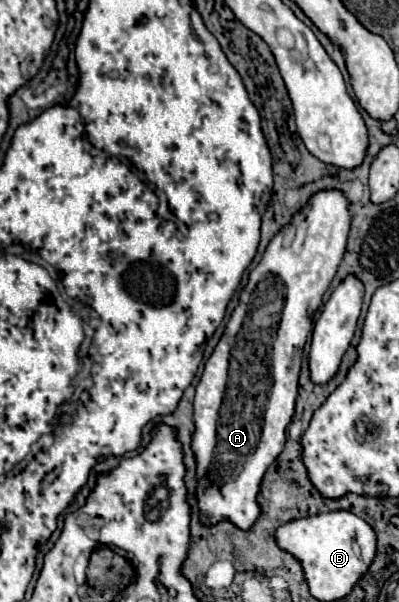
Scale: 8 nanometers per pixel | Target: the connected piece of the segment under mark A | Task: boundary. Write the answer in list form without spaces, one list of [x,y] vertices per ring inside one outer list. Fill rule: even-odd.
[[[316,193],[308,205],[300,209],[292,221],[284,225],[270,241],[262,261],[250,273],[248,285],[240,295],[240,303],[234,309],[220,343],[204,365],[194,399],[196,429],[192,435],[192,451],[196,457],[196,499],[200,509],[200,523],[206,527],[218,525],[220,521],[230,521],[238,529],[248,531],[262,513],[258,503],[262,477],[284,449],[286,429],[294,415],[298,397],[298,375],[304,343],[312,331],[312,317],[322,305],[322,297],[330,287],[346,251],[348,231],[350,211],[344,193]]]

